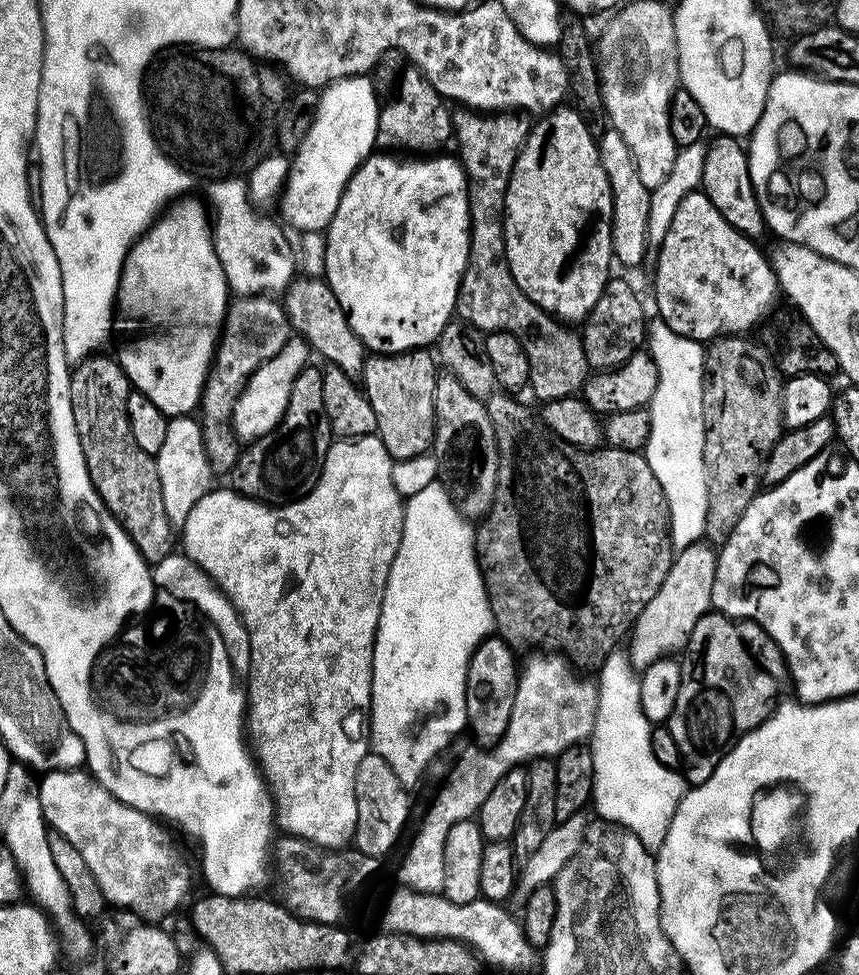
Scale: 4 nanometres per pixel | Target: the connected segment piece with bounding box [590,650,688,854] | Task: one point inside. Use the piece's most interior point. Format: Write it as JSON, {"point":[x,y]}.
{"point":[631,789]}

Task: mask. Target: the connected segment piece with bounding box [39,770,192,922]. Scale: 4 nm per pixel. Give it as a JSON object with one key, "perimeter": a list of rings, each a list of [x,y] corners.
{"perimeter":[[[50,772],[39,781],[40,805],[45,824],[60,832],[66,842],[78,849],[78,854],[90,866],[94,878],[98,878],[98,886],[102,886],[102,894],[109,905],[117,904],[129,913],[135,914],[149,922],[163,921],[163,916],[171,908],[176,908],[188,896],[192,888],[192,880],[186,869],[180,865],[168,836],[159,828],[153,817],[146,812],[139,812],[133,805],[122,802],[120,797],[107,792],[96,780],[95,775],[84,772]]]}

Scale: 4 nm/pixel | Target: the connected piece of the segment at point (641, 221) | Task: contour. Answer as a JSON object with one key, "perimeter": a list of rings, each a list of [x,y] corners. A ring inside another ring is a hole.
{"perimeter":[[[614,130],[598,140],[600,146],[600,161],[610,178],[612,187],[612,254],[624,266],[640,266],[644,263],[644,255],[650,252],[647,234],[648,215],[650,214],[650,189],[642,186],[642,178],[638,178],[636,167],[630,154],[630,146],[622,134]]]}

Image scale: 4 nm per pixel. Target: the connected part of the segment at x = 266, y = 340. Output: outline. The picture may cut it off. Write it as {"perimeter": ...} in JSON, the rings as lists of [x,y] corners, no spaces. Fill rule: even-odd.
{"perimeter":[[[263,294],[257,296],[241,296],[233,299],[228,306],[228,314],[224,318],[224,327],[220,334],[220,339],[216,345],[216,354],[212,361],[211,368],[208,369],[208,379],[204,382],[204,392],[200,395],[198,405],[198,421],[204,436],[204,449],[208,452],[208,462],[213,473],[231,473],[232,467],[236,465],[238,455],[237,439],[229,430],[232,419],[232,407],[235,406],[244,384],[249,380],[257,368],[265,360],[274,358],[282,350],[282,346],[290,338],[290,325],[288,315],[284,313],[283,303],[271,295]]]}

